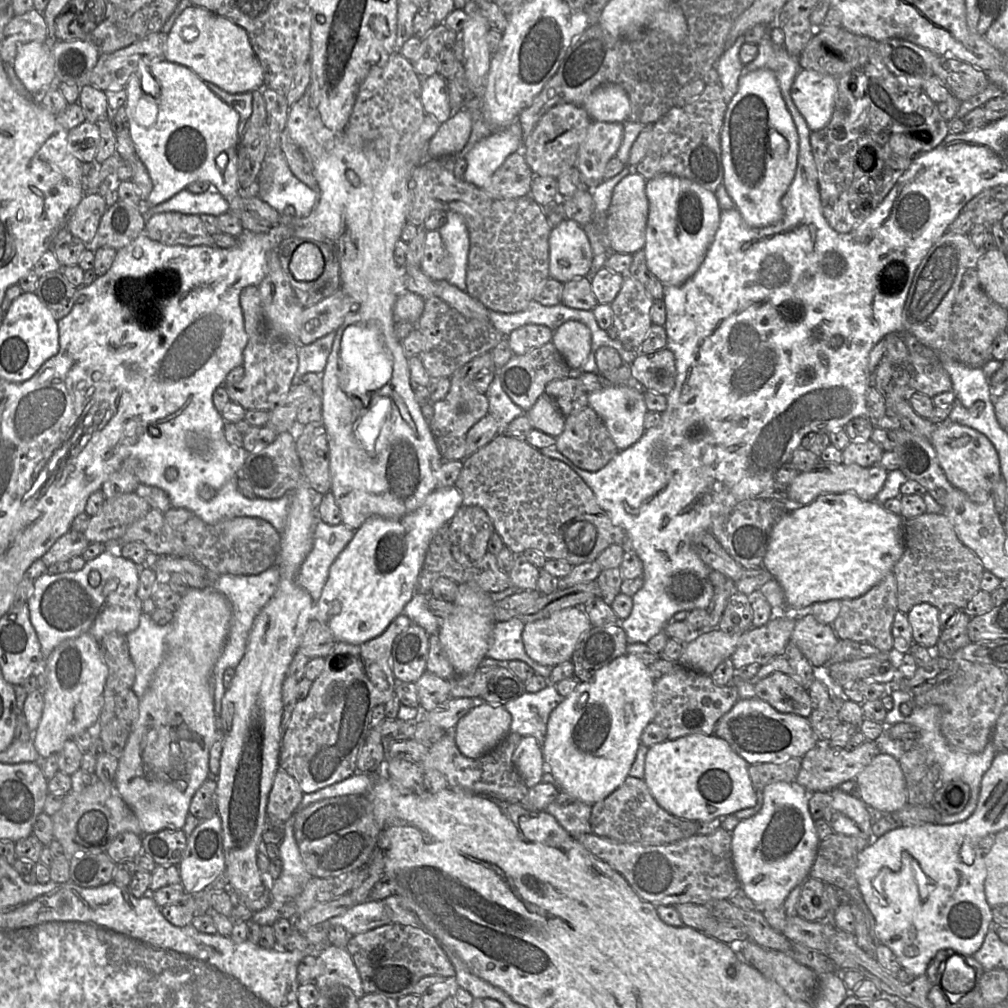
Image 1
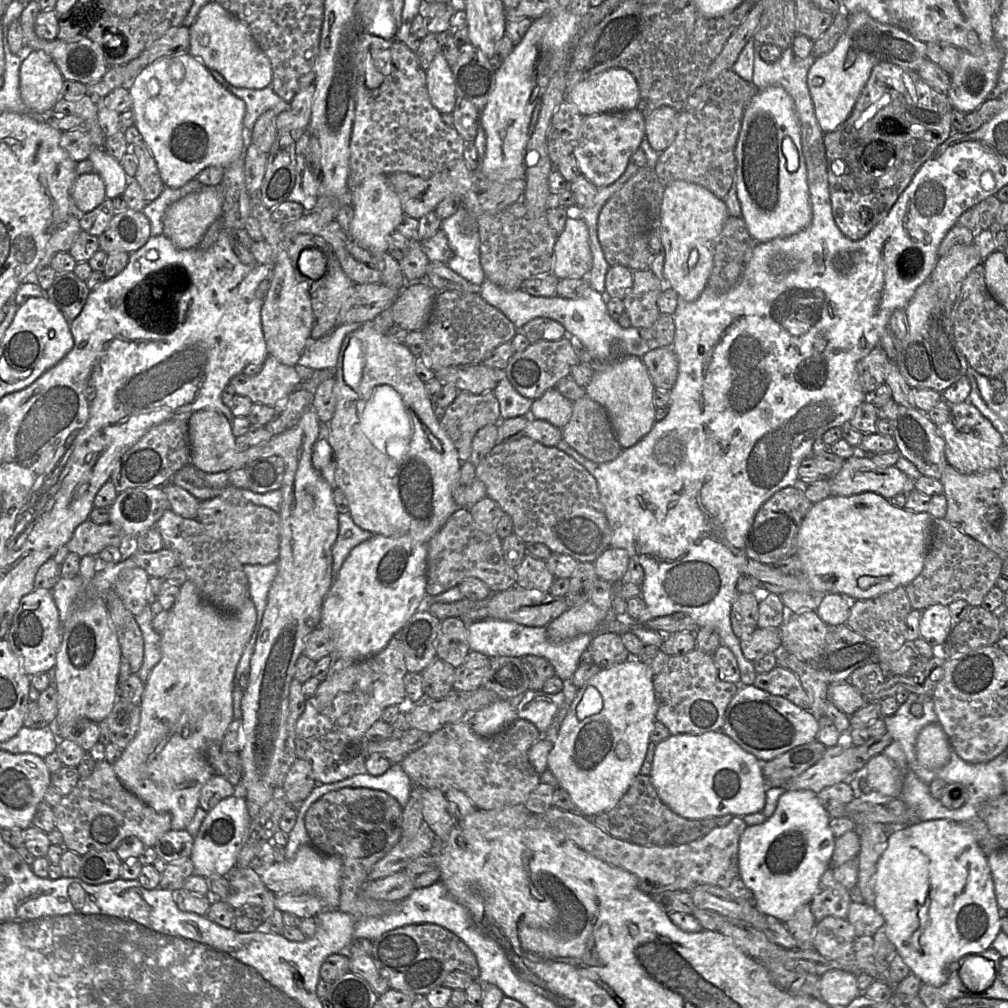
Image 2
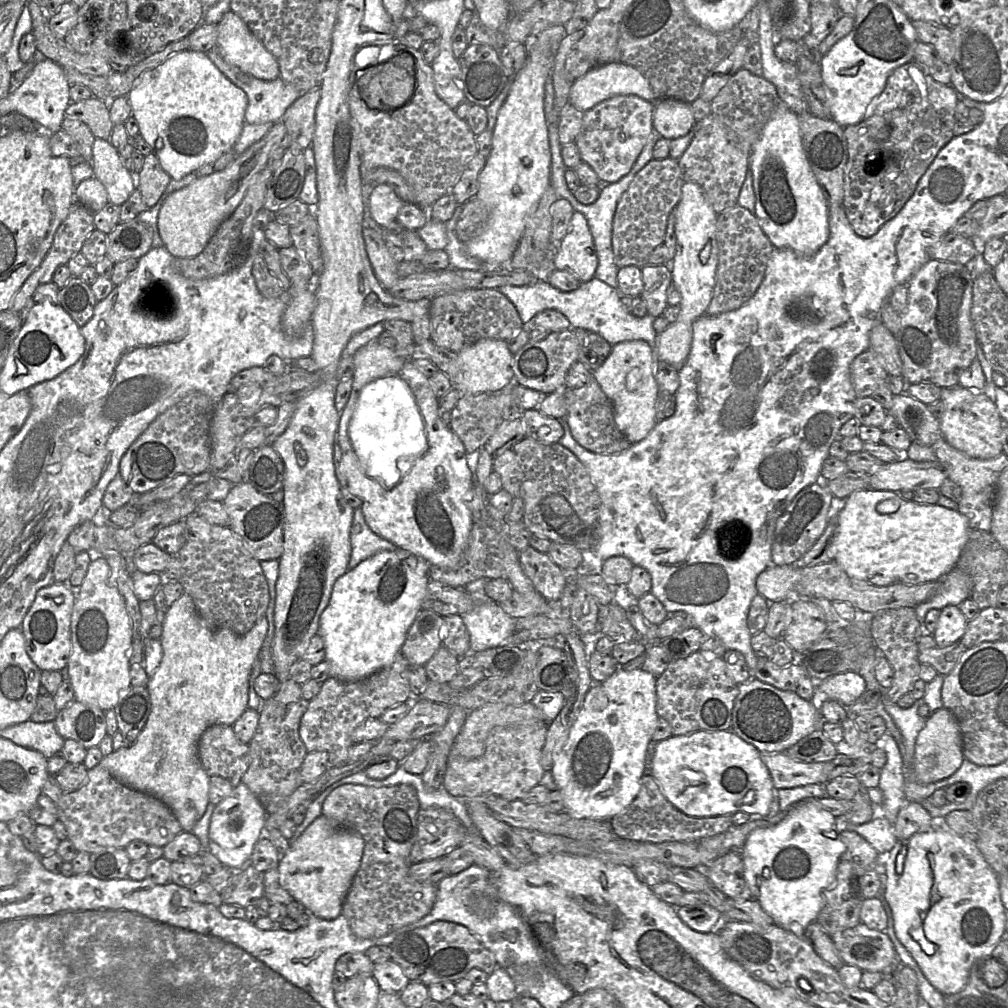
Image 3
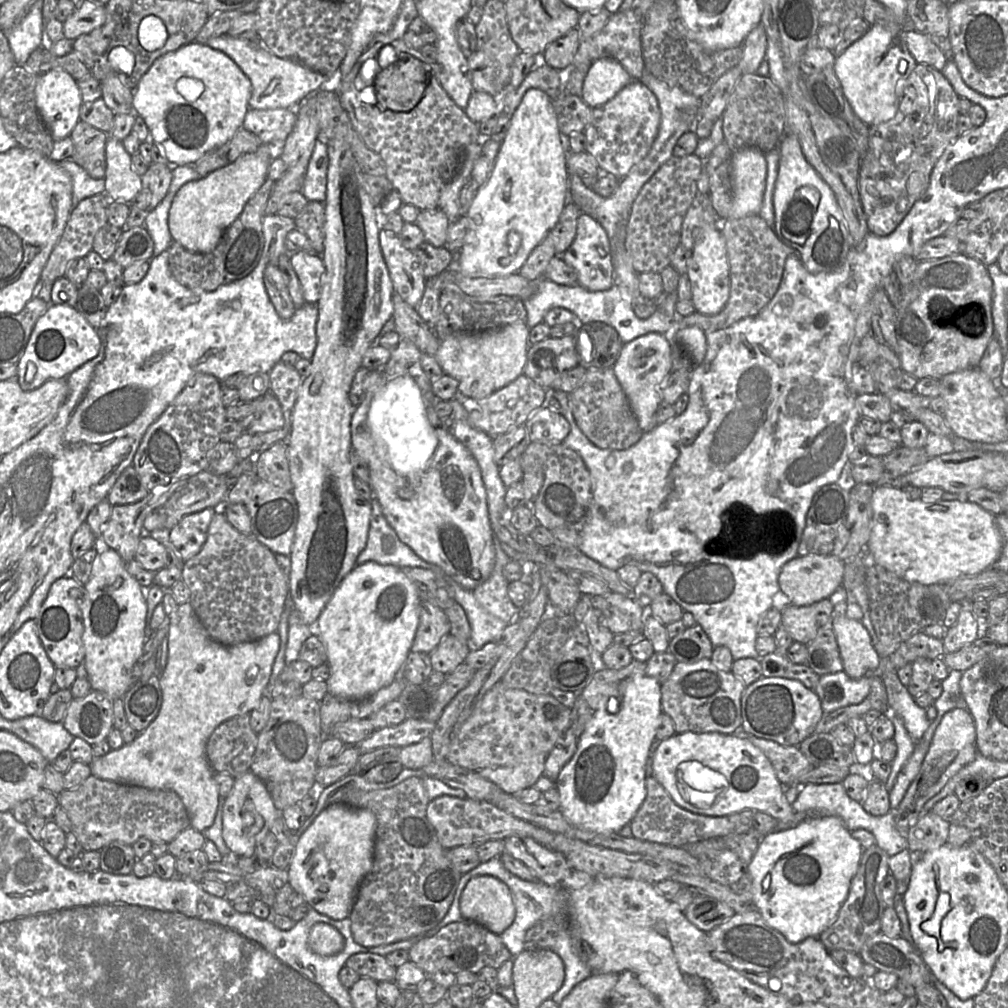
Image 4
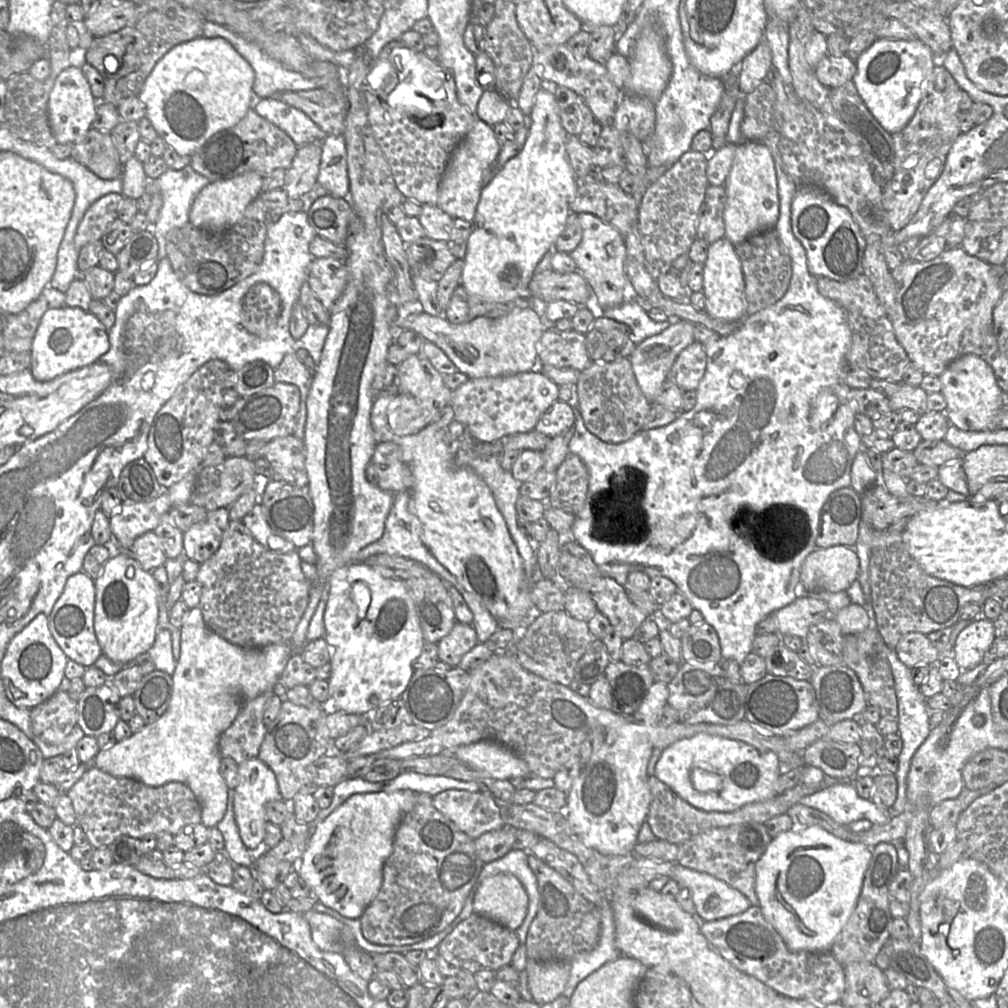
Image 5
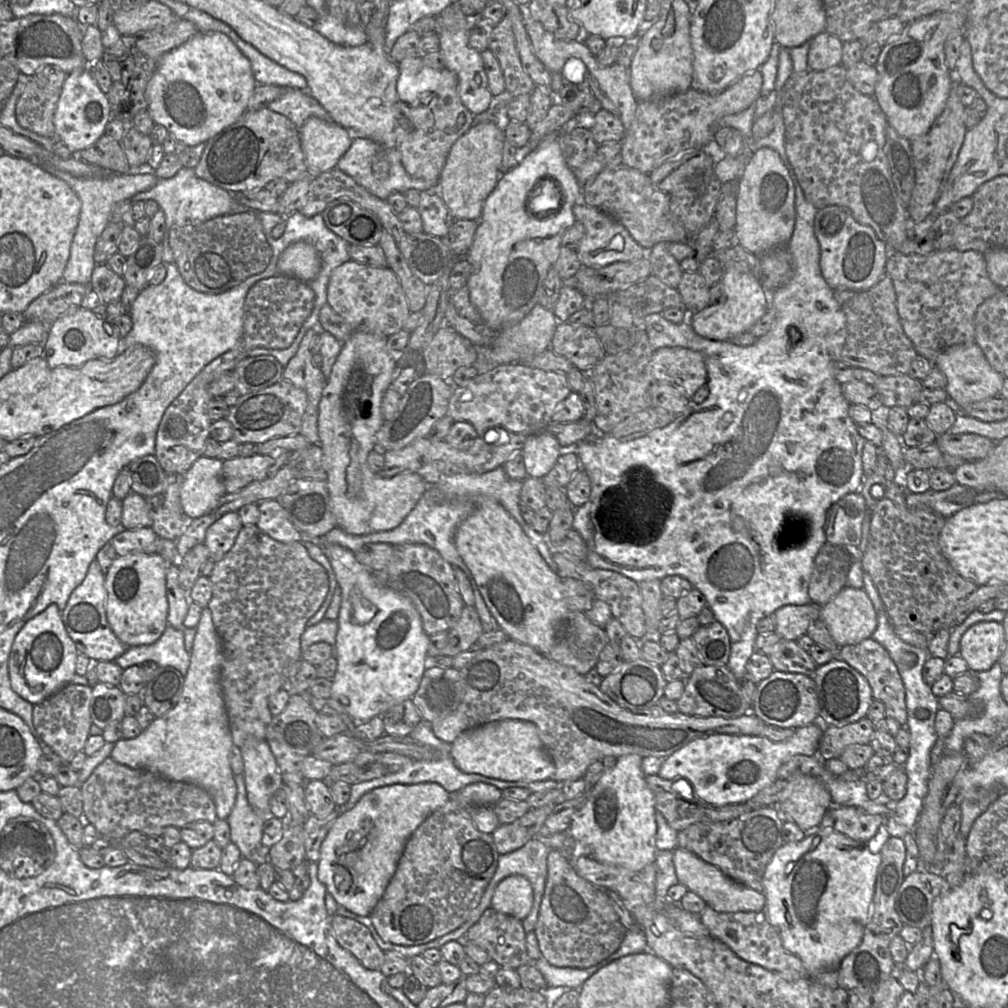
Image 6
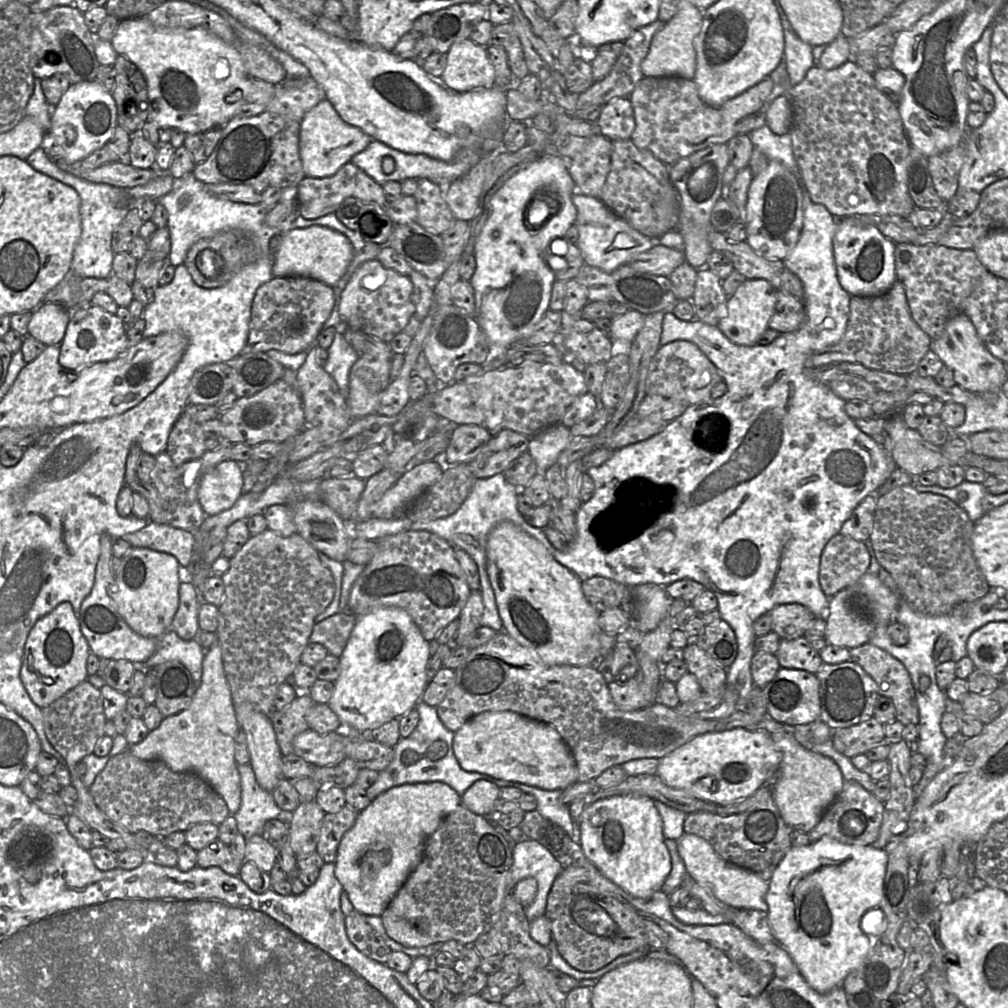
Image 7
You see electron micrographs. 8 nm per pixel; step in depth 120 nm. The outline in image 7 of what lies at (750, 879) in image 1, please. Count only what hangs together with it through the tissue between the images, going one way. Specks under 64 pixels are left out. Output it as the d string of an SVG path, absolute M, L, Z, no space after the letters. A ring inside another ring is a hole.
M823 836L807 846L792 846L772 873L765 901L775 941L786 949L816 991L827 993L842 987L845 977L864 961L875 938L883 932L884 913L878 907L883 897L887 862L888 855L884 848L845 844ZM869 912L878 916L878 924L882 922L881 930L875 935L862 927L862 921Z

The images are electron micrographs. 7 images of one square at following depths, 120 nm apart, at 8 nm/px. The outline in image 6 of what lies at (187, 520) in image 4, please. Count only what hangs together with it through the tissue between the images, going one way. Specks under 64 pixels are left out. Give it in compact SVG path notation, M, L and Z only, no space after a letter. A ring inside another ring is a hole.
M227 512L215 521L206 532L204 544L210 552L209 560L221 560L234 545L243 528L237 512Z

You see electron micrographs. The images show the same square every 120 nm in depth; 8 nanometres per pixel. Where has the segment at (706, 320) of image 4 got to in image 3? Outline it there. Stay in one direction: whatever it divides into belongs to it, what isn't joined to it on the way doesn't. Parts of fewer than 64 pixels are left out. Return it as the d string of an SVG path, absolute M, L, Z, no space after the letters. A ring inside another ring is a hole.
M738 204L717 215L716 241L718 267L713 296L704 314L707 316L718 316L746 304L760 287L768 261L776 249L763 232L754 213Z

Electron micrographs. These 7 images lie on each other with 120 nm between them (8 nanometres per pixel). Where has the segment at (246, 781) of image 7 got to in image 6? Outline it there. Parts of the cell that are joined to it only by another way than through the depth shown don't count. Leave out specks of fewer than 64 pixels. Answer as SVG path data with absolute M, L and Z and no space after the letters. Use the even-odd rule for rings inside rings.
M243 774L235 776L237 799L227 818L231 831L231 842L240 850L242 858L256 861L256 849L262 845L264 824L273 818L269 809L256 812L249 804Z

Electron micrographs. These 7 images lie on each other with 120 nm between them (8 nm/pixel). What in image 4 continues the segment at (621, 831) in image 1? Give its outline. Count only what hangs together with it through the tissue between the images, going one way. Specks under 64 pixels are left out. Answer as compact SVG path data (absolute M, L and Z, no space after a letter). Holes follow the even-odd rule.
M653 776L646 777L645 785L647 789L645 800L629 823L631 836L643 841L686 847L689 844L709 838L743 834L753 828L754 814L760 812L743 810L720 817L699 815L678 806Z

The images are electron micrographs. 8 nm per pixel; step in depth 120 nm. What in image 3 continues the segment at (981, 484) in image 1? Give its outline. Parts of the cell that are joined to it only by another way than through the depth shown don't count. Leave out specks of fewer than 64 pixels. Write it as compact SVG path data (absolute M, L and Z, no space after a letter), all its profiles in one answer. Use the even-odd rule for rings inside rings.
M959 385L941 388L940 401L944 405L940 431L948 444L976 459L992 459L1002 453L1003 420L995 402L983 390Z

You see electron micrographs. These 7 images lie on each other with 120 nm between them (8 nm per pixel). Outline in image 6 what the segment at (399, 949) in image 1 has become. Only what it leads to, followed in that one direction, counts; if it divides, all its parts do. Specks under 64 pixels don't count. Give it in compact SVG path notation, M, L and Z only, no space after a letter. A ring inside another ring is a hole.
M490 906L466 932L464 941L484 949L490 960L500 967L517 969L536 962L528 955L526 935L523 920L498 912Z

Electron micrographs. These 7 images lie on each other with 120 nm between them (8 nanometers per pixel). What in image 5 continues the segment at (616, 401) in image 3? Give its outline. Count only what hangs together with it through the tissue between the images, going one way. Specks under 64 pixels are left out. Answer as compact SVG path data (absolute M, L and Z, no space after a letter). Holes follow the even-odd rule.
M678 320L661 333L648 337L635 346L629 360L637 383L650 403L653 403L667 380L667 375L680 352L695 341L694 324L686 320Z

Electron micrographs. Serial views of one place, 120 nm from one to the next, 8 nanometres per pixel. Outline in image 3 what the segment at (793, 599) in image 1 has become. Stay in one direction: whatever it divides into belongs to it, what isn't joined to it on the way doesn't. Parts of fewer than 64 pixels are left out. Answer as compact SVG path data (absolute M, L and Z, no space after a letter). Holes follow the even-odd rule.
M860 490L845 499L829 556L851 578L875 586L937 581L956 565L968 541L969 521L958 510L919 504L887 490Z

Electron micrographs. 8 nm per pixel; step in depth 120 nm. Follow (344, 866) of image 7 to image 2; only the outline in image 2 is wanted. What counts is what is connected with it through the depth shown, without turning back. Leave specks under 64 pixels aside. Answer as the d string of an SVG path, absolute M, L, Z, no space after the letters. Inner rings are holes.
M309 843L300 846L292 859L272 864L262 864L256 859L251 866L259 875L267 890L275 895L293 893L306 893L317 896L323 902L323 910L338 908L342 882L342 860L338 856L324 855Z

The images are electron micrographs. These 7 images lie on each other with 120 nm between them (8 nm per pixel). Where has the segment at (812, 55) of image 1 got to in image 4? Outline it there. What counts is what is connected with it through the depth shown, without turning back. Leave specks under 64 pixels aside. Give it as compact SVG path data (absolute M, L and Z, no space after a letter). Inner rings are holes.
M918 63L904 80L895 116L870 126L868 149L861 156L858 175L869 233L879 237L892 233L926 191L935 164L959 136L959 98L942 71Z

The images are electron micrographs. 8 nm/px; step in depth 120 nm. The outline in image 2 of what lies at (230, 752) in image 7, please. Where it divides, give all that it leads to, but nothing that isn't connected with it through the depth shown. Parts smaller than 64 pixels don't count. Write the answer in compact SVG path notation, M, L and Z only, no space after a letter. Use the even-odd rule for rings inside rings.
M189 579L180 586L180 592L176 602L169 611L167 626L161 634L161 659L147 679L142 694L140 702L141 717L138 731L133 740L122 751L121 757L112 766L118 779L129 791L151 806L155 811L170 814L171 830L186 830L199 807L199 798L202 787L215 774L206 759L206 750L211 745L220 745L224 734L234 719L233 689L235 673L245 646L248 644L253 632L255 631L256 624L257 612L250 599L246 600L246 602L236 612L226 613L205 602L196 585Z

